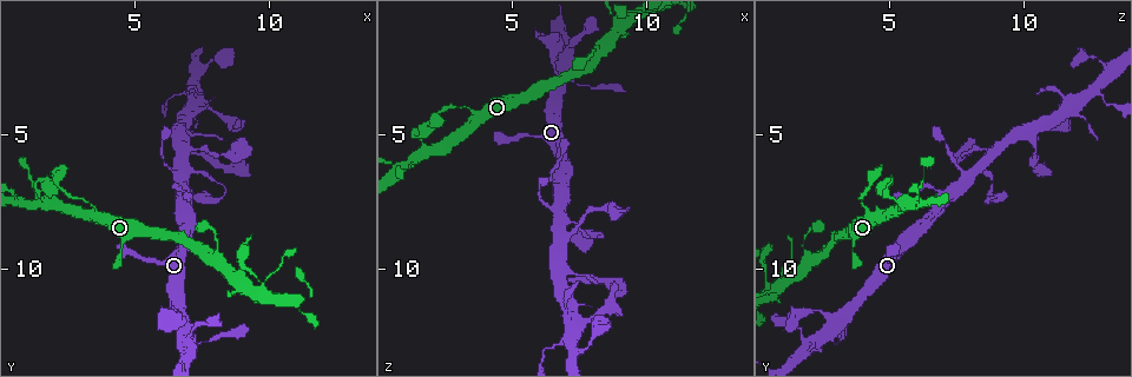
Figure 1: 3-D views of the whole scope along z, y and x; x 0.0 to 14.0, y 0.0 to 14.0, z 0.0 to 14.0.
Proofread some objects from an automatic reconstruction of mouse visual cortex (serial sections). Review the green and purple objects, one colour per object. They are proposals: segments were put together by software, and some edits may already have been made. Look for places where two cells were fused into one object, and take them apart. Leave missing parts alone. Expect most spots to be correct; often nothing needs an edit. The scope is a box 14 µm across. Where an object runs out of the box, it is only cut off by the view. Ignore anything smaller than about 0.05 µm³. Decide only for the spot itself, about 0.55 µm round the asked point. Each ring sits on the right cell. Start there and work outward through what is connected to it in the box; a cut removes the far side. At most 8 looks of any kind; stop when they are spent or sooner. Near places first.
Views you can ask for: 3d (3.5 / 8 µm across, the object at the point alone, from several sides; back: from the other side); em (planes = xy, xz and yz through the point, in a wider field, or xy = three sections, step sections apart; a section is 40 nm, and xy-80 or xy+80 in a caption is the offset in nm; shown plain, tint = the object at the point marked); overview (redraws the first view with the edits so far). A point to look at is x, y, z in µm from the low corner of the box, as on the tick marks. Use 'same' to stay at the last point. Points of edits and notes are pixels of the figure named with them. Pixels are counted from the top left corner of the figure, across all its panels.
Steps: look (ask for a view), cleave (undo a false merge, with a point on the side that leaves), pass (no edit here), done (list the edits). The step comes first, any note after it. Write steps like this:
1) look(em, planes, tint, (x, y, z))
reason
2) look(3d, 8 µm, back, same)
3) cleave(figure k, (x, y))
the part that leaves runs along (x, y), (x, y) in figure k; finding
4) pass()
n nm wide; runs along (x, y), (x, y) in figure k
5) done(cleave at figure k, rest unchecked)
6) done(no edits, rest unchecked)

look(3d, 8 µm, (1.6, 7.1, 4.9))
sudden change in width

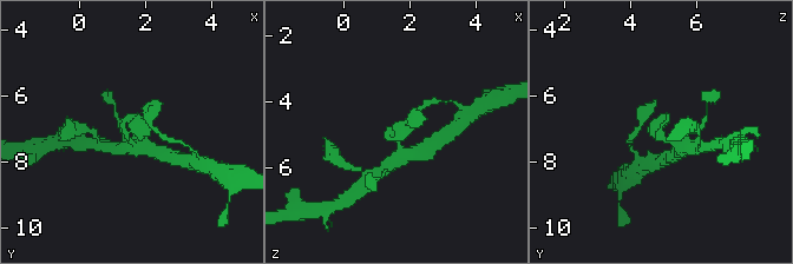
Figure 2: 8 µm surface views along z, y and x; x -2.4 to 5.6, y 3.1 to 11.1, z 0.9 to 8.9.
look(3d, 3.5 µm, back, (1.6, 7.0, 4.8))
zoom in

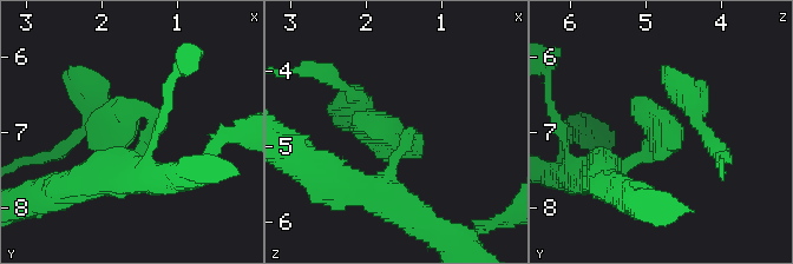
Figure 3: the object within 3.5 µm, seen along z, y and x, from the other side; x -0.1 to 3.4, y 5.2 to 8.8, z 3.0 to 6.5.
look(em, xy, step 1, tint, (1.60, 6.95, 4.85))
shape alone is not enough

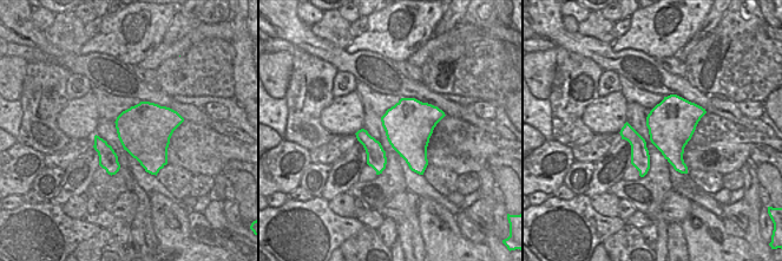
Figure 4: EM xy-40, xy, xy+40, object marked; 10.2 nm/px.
pass()
runs along (385, 193), (406, 139), (355, 112) in figure 3; one cell here

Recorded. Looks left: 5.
look(3d, 3.5 µm, (3.2, 7.5, 4.1))
sudden change in width

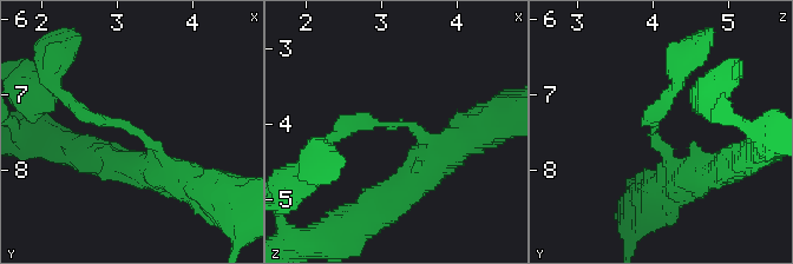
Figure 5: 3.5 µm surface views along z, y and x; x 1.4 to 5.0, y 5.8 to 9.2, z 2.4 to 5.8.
look(em, xy, step 2, tint, (3.20, 7.50, 4.05))
arms of 200, 450 nm

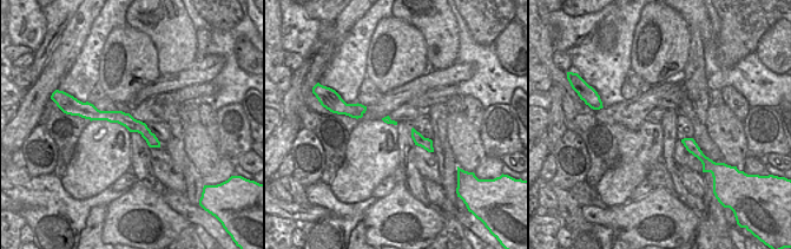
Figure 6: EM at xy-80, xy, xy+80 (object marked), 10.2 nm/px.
pass()
110 nm wide; runs along (189, 179), (145, 136), (70, 100) in figure 5; continuous, no second cell

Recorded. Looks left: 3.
look(3d, 3.5 µm, (6.8, 4.9, 10.2))
three arms meet

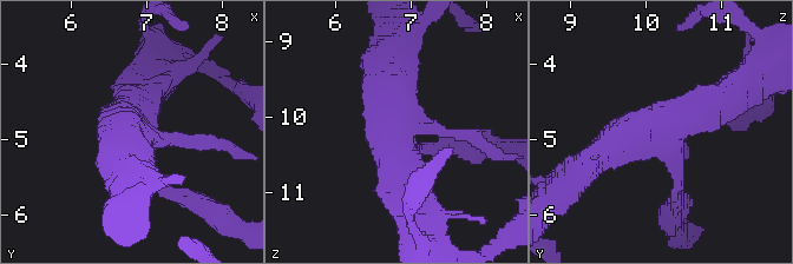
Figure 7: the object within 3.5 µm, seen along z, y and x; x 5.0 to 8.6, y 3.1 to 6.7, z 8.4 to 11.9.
pass()
runs along (592, 162), (629, 133), (726, 97) in figure 7; continuous, no second cell

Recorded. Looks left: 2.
done(no edits, rest unchecked)

